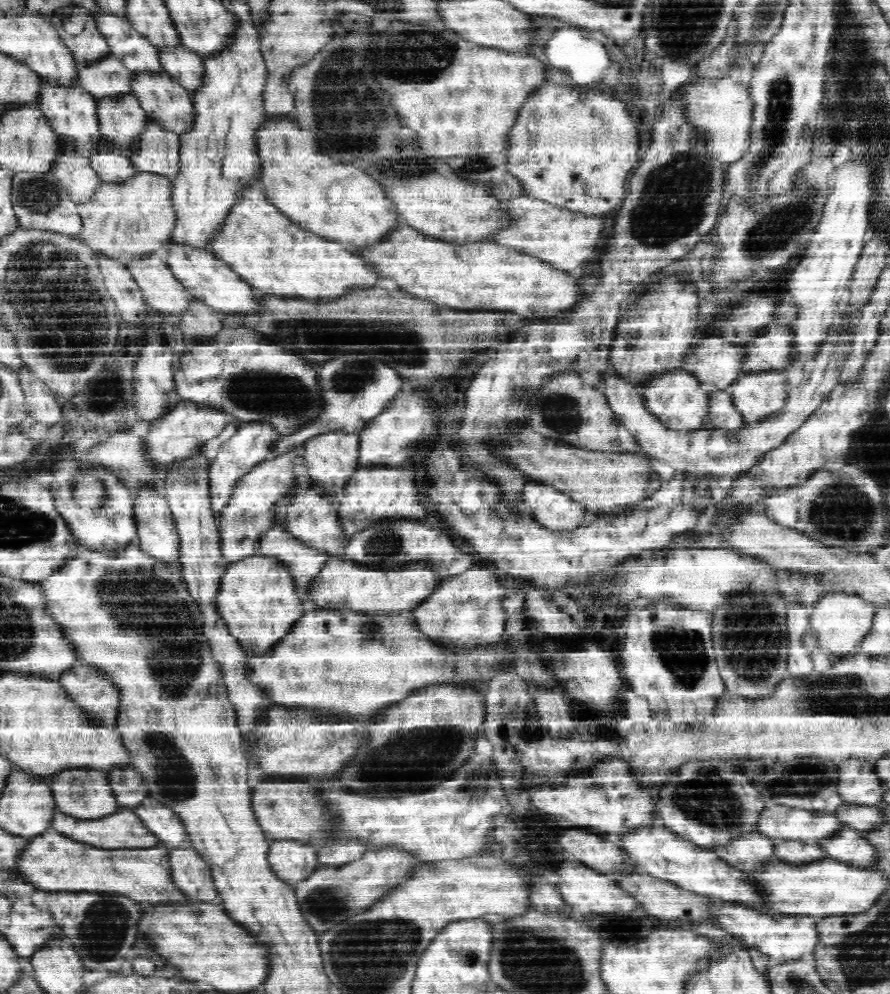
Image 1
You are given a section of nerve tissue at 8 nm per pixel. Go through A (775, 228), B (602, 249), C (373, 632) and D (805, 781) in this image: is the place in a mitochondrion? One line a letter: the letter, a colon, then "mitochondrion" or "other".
A: mitochondrion
B: other
C: mitochondrion
D: mitochondrion

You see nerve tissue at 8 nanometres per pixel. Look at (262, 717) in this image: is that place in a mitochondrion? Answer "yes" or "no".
no

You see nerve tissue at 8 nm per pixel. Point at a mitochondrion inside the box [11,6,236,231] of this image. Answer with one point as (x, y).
(37, 195)

